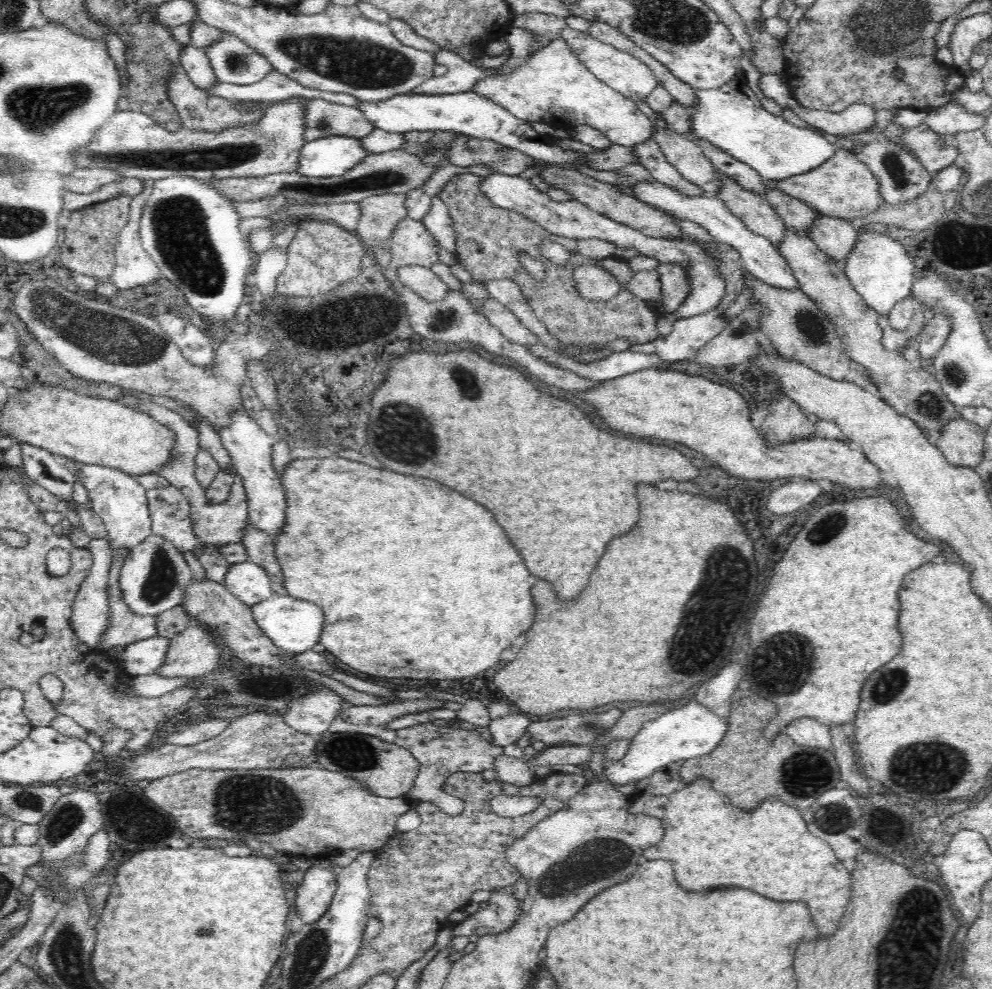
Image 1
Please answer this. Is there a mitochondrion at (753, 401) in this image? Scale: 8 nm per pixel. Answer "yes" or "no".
no

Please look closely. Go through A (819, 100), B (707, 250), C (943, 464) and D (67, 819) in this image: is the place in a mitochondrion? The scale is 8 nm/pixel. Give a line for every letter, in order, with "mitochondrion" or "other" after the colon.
A: other
B: other
C: other
D: mitochondrion

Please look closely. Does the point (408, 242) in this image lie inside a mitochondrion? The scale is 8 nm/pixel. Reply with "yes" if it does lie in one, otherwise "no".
no

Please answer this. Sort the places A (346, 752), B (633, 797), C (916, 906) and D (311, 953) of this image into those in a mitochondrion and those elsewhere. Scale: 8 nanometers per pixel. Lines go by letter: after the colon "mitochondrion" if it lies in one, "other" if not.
A: mitochondrion
B: other
C: mitochondrion
D: mitochondrion

